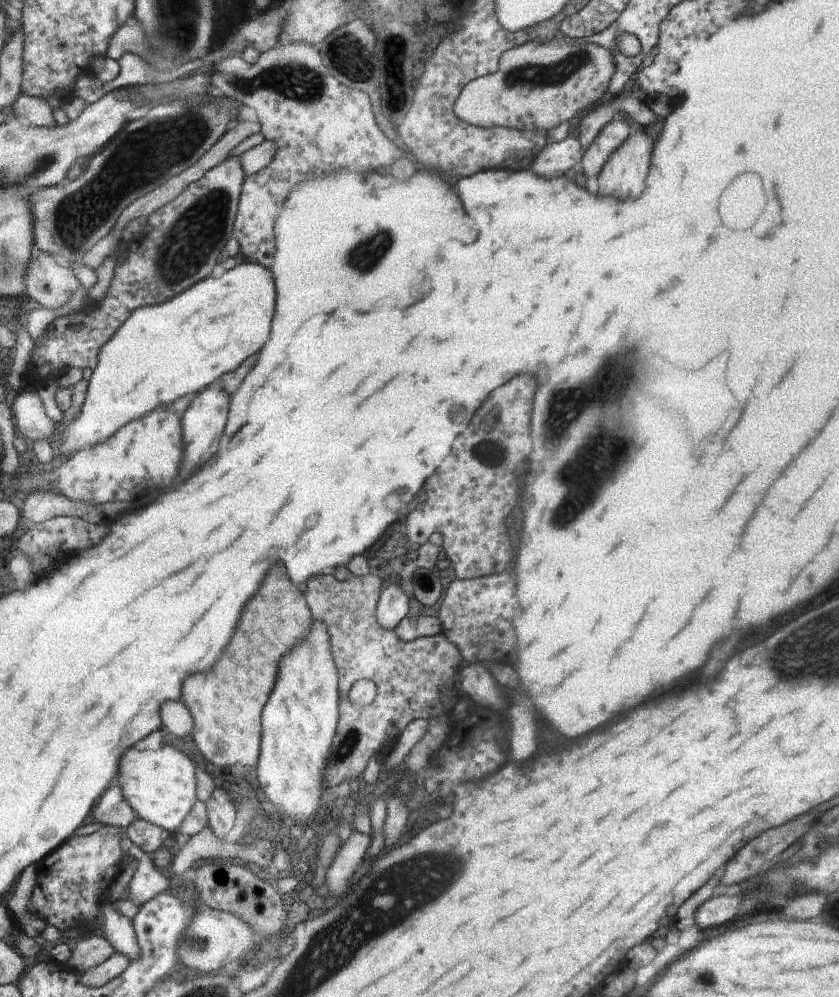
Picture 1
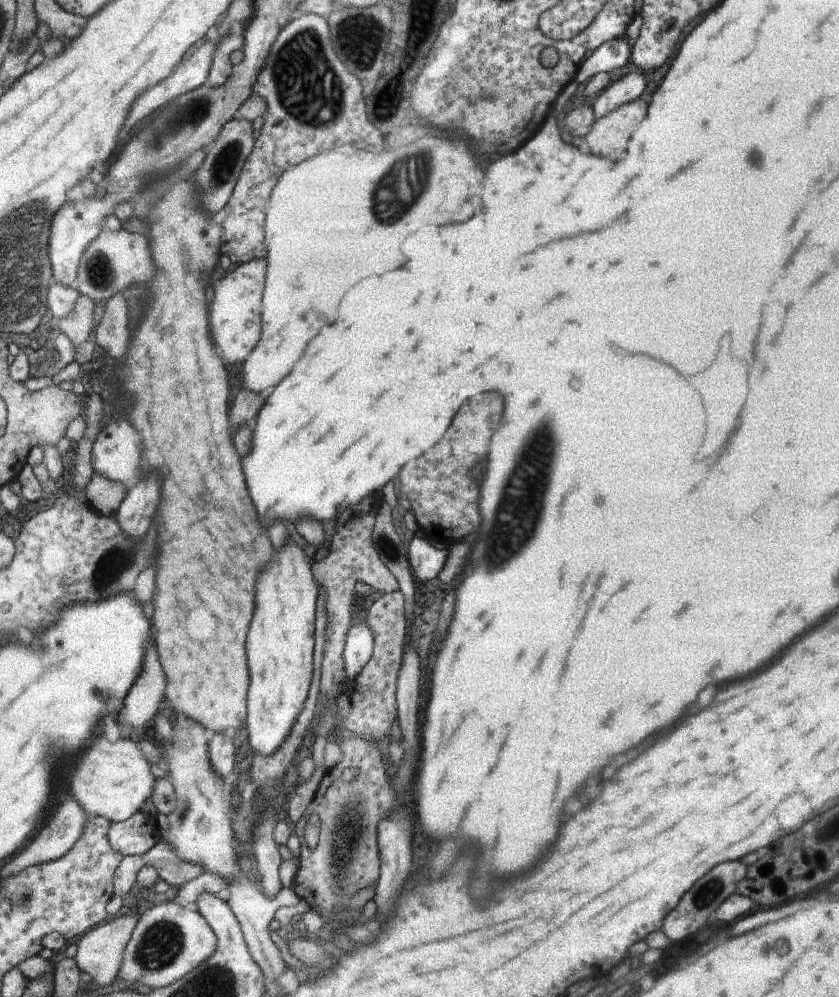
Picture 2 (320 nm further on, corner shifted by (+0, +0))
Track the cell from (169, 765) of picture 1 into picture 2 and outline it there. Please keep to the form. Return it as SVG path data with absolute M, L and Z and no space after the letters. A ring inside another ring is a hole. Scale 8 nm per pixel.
M102 733L97 735L87 748L84 748L84 756L80 754L76 766L70 772L70 794L74 800L82 805L88 818L101 816L111 822L130 819L132 815L138 814L136 810L142 808L146 798L153 794L156 788L156 778L150 772L148 761L144 758L142 751L132 739L118 739L116 742L108 741Z

